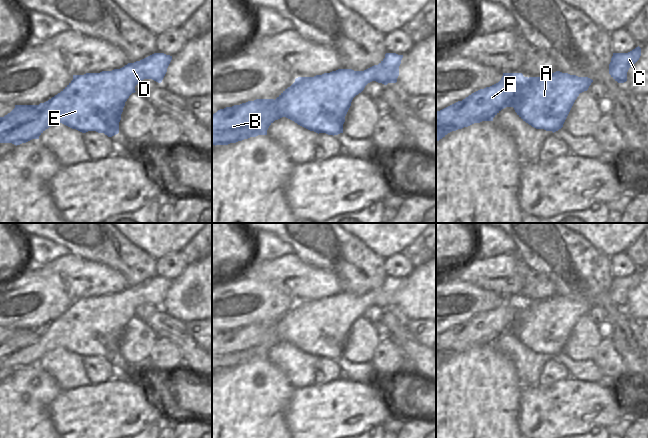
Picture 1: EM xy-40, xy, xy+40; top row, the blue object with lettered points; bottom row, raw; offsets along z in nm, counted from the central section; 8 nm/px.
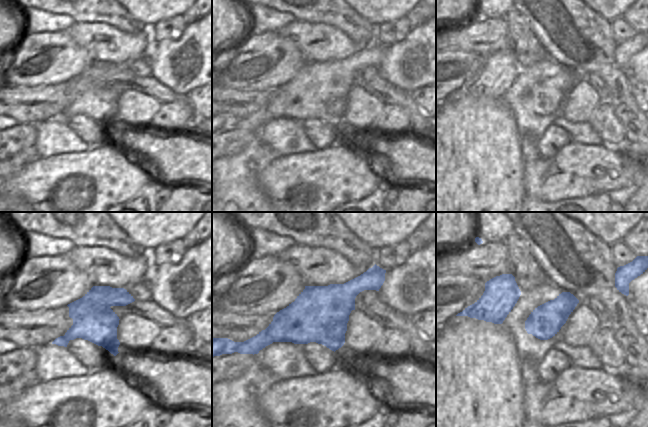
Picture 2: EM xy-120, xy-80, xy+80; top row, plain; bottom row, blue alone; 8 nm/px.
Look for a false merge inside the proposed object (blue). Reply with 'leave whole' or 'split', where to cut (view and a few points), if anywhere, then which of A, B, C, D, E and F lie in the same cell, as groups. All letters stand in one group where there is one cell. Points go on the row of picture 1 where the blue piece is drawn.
split; cut xy+40 (527, 77), (517, 84), (517, 101), (512, 106); groups A C D E / B F

